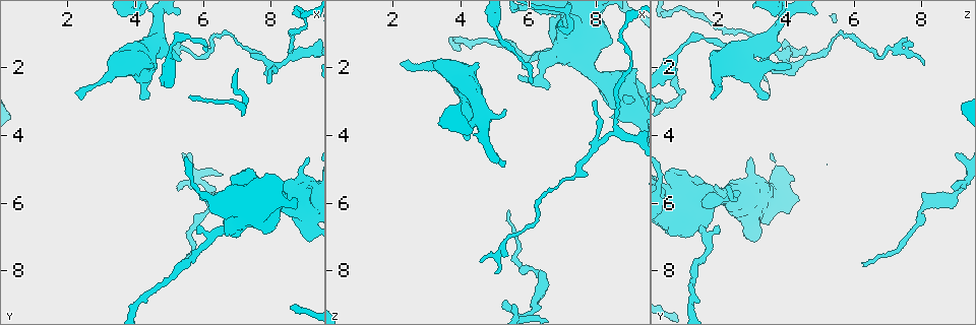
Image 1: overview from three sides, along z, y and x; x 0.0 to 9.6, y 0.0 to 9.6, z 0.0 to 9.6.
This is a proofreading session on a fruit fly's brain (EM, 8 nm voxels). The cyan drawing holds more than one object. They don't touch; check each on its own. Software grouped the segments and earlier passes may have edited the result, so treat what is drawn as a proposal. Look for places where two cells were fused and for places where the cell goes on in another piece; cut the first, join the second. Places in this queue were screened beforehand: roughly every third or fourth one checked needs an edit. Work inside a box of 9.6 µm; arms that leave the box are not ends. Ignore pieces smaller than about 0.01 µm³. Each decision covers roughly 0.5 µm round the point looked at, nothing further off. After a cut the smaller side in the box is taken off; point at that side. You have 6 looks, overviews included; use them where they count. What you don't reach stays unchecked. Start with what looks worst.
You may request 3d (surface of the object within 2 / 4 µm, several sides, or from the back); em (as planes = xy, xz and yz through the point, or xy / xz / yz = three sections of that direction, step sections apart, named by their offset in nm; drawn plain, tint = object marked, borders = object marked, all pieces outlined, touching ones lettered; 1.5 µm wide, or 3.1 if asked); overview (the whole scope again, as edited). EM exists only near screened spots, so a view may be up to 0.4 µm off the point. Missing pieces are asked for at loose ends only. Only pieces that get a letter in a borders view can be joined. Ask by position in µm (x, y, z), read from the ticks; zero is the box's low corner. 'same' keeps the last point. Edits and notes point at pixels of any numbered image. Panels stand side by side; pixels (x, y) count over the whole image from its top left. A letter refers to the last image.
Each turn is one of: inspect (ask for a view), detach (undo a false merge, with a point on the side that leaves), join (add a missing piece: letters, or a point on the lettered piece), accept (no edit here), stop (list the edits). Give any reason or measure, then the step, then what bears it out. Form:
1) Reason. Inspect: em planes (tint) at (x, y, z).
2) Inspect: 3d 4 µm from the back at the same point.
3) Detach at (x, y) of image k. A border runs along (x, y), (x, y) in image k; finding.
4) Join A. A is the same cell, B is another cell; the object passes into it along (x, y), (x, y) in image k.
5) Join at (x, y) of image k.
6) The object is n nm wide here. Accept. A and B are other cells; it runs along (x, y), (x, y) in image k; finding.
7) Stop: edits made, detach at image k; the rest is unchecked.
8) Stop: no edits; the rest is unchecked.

Free end. Inspect: 3d 4 µm at (5.35, 7.75, 6.20).

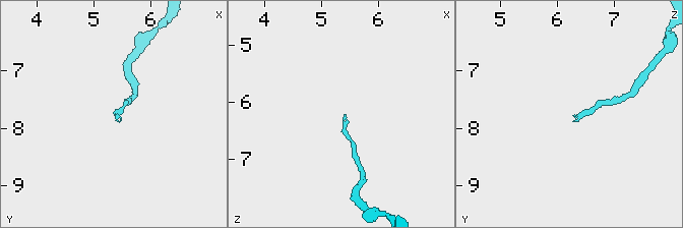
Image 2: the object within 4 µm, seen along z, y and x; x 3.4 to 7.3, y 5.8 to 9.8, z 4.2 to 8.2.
Need the tissue. Inspect: em xy step 8 (borders) at (5.35, 7.80, 6.20).

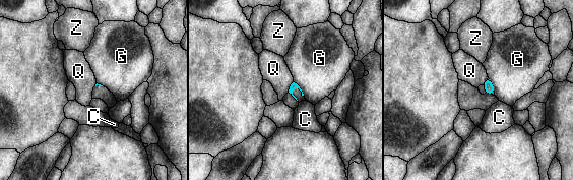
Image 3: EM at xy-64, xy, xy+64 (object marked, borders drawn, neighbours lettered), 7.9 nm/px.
Accept. C, G, Q and Z are other cells; a border runs along (293, 81), (288, 92) in image 3; none of them fits.

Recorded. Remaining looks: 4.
An open end. Inspect: em yz step 8 (borders) at (5.50, 4.50, 9.00).

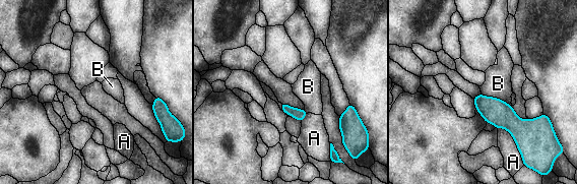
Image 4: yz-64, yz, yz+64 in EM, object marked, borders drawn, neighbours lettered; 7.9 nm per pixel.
Accept. A and B are other cells; a border runs along (481, 94), (499, 98), (511, 106) in image 4; none of them fits.

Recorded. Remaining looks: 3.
Free end. Inspect: 3d 2 µm at (4.15, 2.95, 3.45).

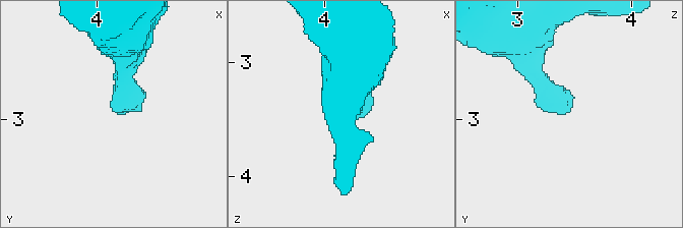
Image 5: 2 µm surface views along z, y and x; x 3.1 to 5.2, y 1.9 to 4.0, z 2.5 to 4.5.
Inspect: em yz step 8 (borders) at (4.20, 2.94, 3.42).

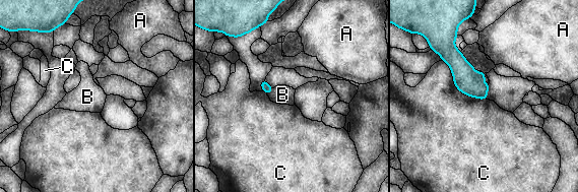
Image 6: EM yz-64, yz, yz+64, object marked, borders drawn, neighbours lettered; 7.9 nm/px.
Accept. A, B and C are other cells; a border runs along (442, 60), (459, 90), (486, 100) in image 6; no lettered piece goes on from it.

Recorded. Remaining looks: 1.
Stop: no edits; the rest is unchecked.

